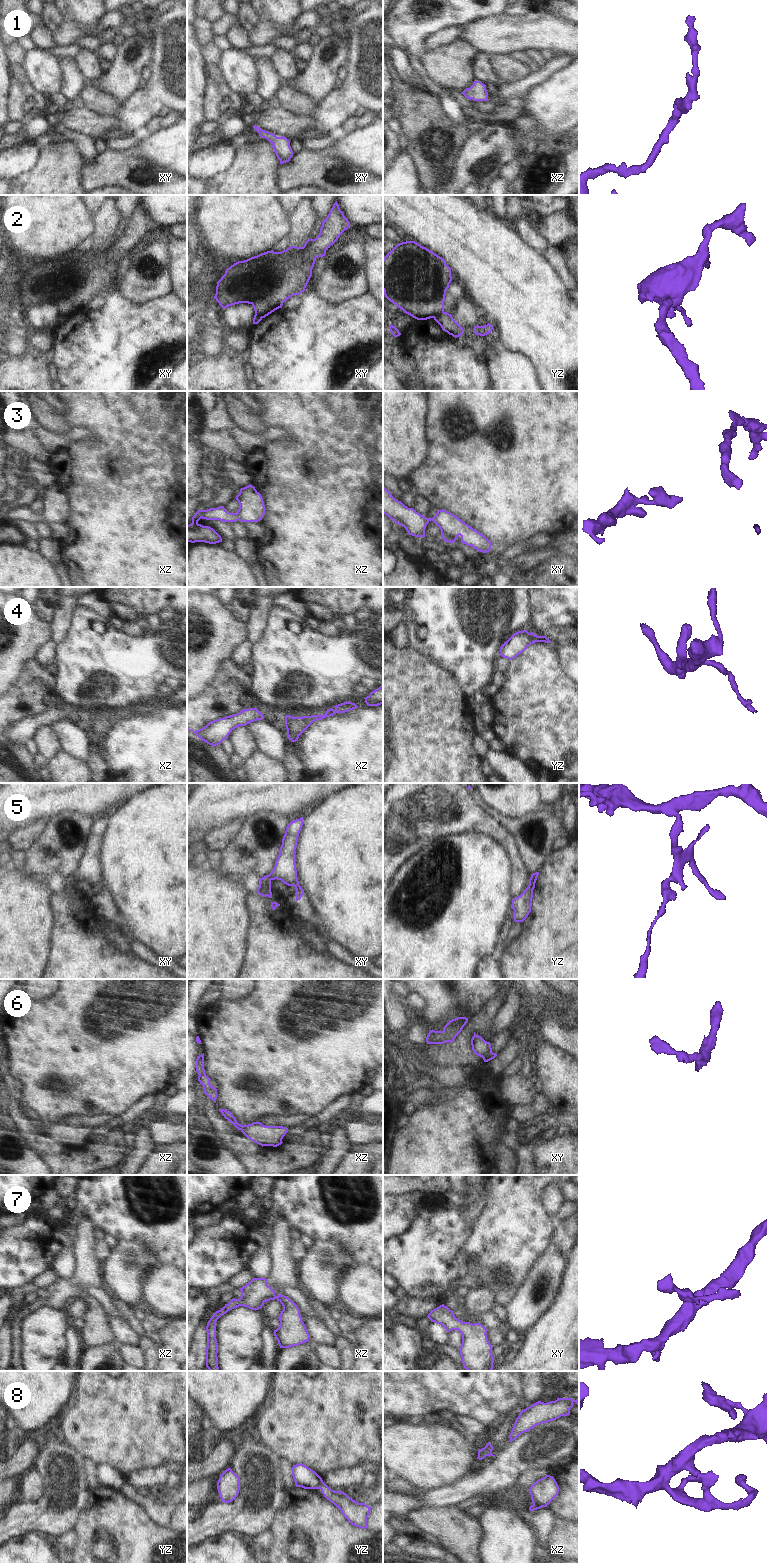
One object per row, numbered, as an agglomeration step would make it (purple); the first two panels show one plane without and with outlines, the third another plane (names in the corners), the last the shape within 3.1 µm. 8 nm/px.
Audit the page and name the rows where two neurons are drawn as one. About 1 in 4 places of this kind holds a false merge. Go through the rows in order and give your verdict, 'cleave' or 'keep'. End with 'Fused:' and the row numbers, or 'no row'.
1: keep
2: cleave
3: keep
4: keep
5: cleave
6: keep
7: keep
8: cleave
Fused: 2, 5, 8

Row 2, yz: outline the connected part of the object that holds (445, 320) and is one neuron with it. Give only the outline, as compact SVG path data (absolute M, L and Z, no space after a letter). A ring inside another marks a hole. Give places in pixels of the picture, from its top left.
M447 312L436 316L434 320L441 326L443 331L455 338L462 336L464 333L464 329L453 319L452 315Z

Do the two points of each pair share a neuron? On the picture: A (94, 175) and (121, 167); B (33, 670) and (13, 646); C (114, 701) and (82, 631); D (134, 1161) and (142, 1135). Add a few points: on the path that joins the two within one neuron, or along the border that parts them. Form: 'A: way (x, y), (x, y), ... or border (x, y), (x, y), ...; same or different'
A: way (101, 172), (114, 168); same
B: border (34, 657), (31, 657), (23, 665), (15, 682); different
C: way (118, 684), (118, 679), (95, 656), (94, 648); same
D: way (136, 1155), (142, 1148), (142, 1141); same

